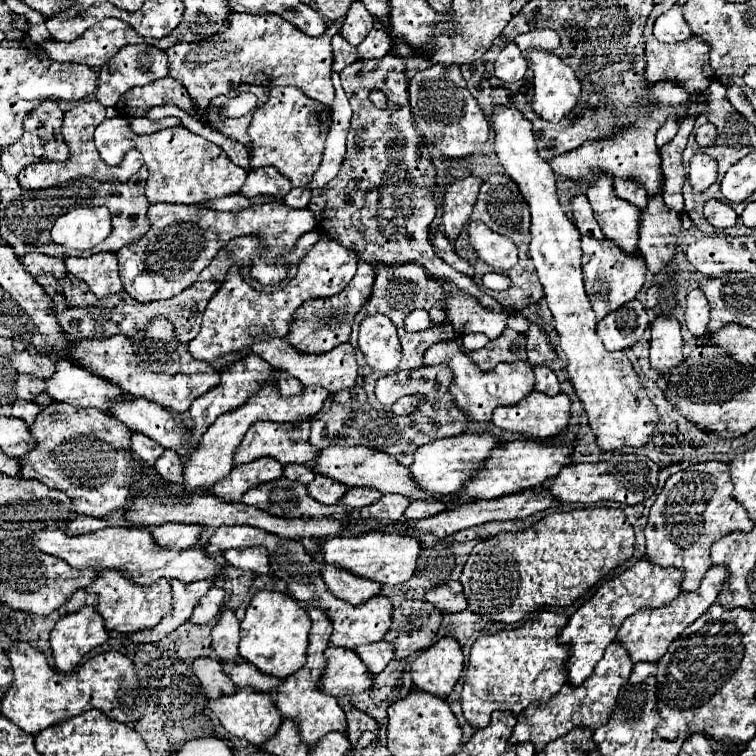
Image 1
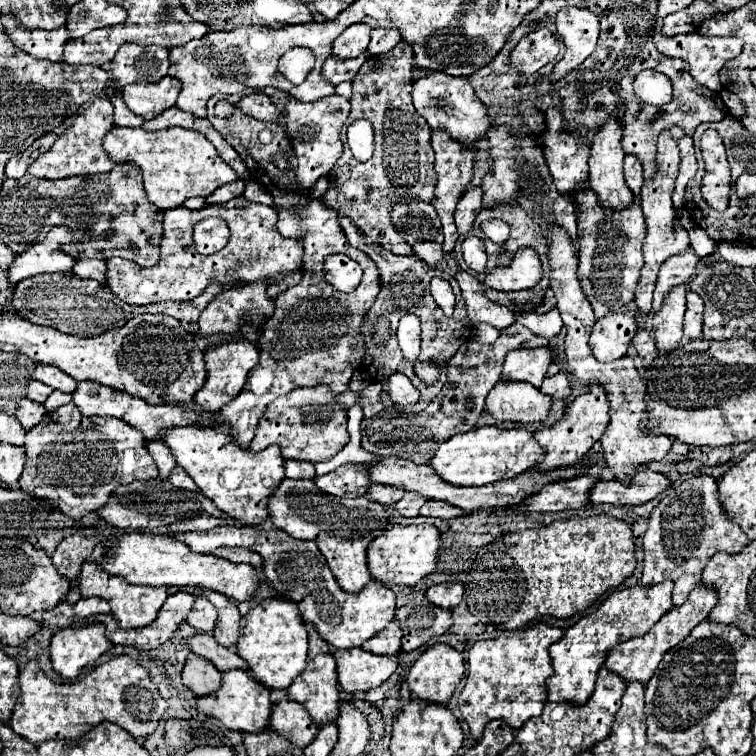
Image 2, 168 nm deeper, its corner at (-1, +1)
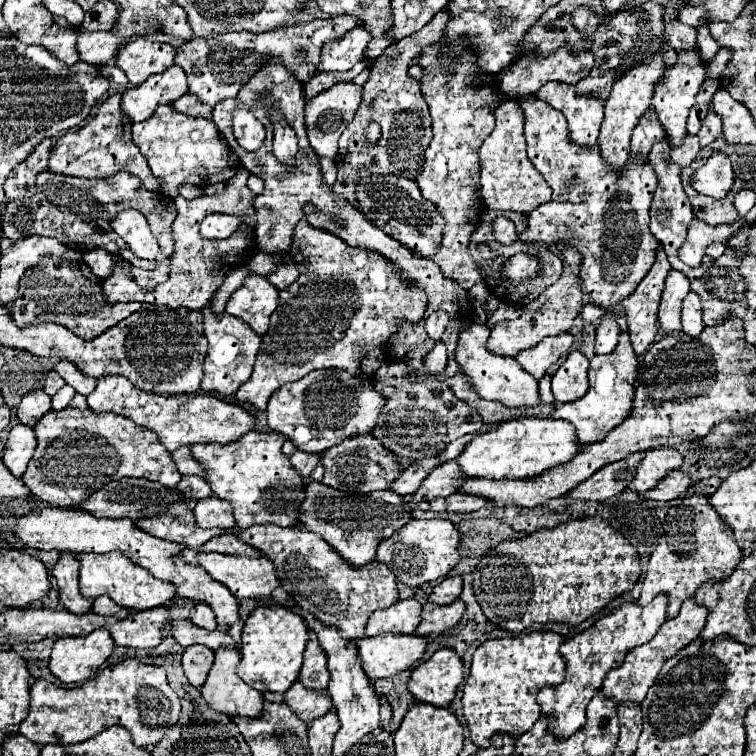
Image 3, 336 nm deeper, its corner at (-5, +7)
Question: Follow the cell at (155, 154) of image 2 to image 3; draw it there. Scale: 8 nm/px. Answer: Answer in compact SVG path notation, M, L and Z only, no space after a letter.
M170 104L158 106L154 116L136 122L132 126L132 138L148 160L152 174L164 180L164 194L170 198L178 196L178 186L184 182L206 188L216 182L226 182L236 174L238 156L228 148L228 142L222 140L216 124L206 118L192 118L176 112Z

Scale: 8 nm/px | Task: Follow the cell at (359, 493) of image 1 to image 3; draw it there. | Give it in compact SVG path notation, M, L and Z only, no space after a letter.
M430 456L430 458L424 458L424 460L418 460L414 464L410 464L402 474L400 478L396 480L396 484L392 484L392 490L394 492L400 492L400 496L406 496L406 494L414 494L422 480L436 468L440 466L440 456Z

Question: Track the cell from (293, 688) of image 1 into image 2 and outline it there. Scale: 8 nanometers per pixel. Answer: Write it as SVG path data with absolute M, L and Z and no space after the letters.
M308 624L308 666L306 670L286 688L286 694L290 700L296 700L304 704L304 708L310 712L310 718L318 724L324 726L328 722L334 722L340 714L340 688L338 688L338 678L336 678L336 662L330 652L330 644L316 634L314 626Z

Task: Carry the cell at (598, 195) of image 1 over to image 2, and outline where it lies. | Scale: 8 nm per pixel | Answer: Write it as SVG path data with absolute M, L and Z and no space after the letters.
M612 116L606 126L592 138L592 148L590 148L590 158L588 158L588 166L590 166L590 188L596 192L598 202L604 210L614 210L614 212L622 212L626 208L632 206L634 202L634 194L628 190L624 176L622 176L622 162L624 162L624 150L620 146L620 138L622 138L622 130L620 130L620 122L616 122L616 118Z

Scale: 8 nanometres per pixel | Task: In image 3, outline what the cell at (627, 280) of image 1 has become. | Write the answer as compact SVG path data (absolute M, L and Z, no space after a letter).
M528 96L520 102L520 108L526 118L526 144L528 144L528 158L536 166L536 170L544 176L548 186L554 190L552 200L548 204L542 204L528 216L528 228L524 236L520 236L526 244L538 244L548 248L554 254L560 254L560 244L568 242L570 248L578 250L582 256L580 262L580 284L588 292L590 300L606 310L616 306L622 298L632 294L636 286L642 282L642 278L648 274L656 260L658 242L648 230L650 224L650 202L652 192L656 190L656 174L654 168L648 164L646 158L628 158L628 164L622 170L612 170L602 154L598 144L596 146L578 146L568 136L568 122L564 114L536 96Z

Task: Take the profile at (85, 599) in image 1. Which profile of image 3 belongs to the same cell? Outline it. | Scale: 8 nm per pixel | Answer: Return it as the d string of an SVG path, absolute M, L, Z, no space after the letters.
M102 596L102 598L96 598L94 600L94 608L92 608L96 614L102 614L102 616L114 616L114 618L126 618L130 614L128 608L124 606L118 606L114 600L110 600L108 596Z

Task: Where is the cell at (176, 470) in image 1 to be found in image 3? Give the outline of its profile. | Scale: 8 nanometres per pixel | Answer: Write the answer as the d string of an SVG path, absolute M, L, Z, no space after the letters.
M184 476L178 490L188 498L188 500L204 500L212 496L212 488L208 482L200 476Z

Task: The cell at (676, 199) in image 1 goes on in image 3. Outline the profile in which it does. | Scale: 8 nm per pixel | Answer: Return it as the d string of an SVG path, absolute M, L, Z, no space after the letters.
M686 134L686 138L682 140L680 146L670 146L670 158L680 166L690 166L690 162L696 158L698 150L700 150L698 136Z

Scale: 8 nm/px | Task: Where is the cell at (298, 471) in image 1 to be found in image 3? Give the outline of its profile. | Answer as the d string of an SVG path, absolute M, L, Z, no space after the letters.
M288 440L284 442L282 452L288 456L288 460L292 462L292 466L300 472L300 476L304 480L310 480L312 470L320 464L320 456L318 454L308 454L308 452L300 452L296 446L292 446Z

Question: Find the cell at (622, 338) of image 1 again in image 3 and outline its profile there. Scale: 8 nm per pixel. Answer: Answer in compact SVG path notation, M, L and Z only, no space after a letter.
M606 316L596 328L596 354L610 354L620 338L620 328L614 318Z

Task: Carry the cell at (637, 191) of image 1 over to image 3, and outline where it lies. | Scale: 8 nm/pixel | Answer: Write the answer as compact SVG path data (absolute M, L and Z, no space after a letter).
M652 108L640 118L640 122L636 124L634 132L632 132L632 154L642 154L646 156L650 152L650 148L666 138L666 128L660 124L656 112L652 112Z

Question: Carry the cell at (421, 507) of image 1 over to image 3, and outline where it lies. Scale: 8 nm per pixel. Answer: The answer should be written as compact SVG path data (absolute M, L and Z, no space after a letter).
M456 492L448 498L436 498L430 504L432 512L476 512L482 506L486 506L488 500L482 496L470 496L464 492Z

